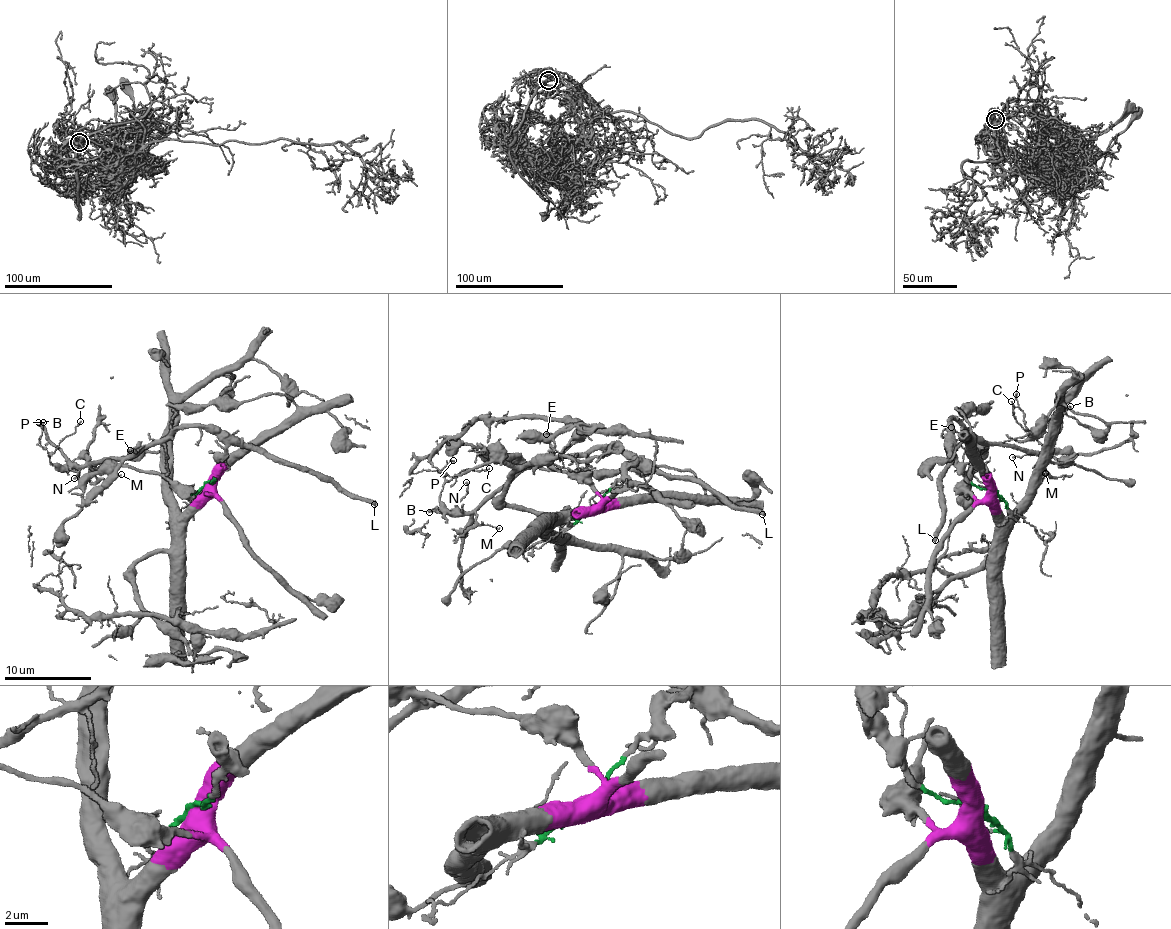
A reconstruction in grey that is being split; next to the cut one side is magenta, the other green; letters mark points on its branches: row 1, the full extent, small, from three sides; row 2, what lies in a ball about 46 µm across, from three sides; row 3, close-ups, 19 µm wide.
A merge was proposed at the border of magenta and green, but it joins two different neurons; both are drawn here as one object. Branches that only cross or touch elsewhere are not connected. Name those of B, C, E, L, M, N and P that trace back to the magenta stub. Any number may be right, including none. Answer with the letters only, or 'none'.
none

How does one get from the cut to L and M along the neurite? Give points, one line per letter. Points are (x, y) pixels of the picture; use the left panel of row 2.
L: (207, 484), (217, 474), (219, 459), (230, 445), (261, 450), (294, 463), (374, 505)
M: (207, 484), (217, 476), (224, 446), (203, 428), (179, 425), (162, 439), (90, 466), (100, 478), (120, 474)

